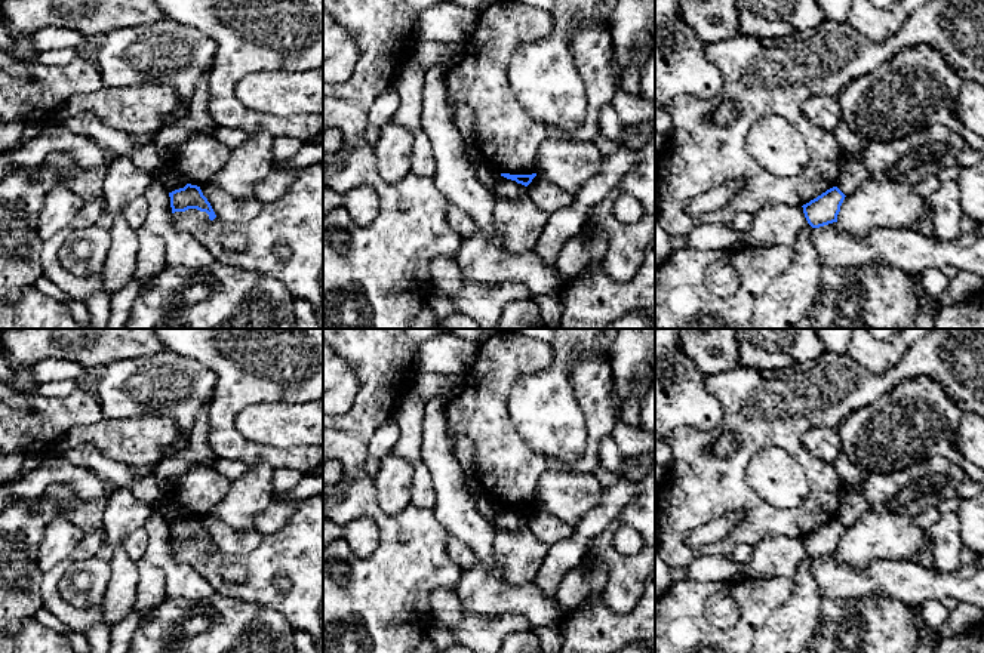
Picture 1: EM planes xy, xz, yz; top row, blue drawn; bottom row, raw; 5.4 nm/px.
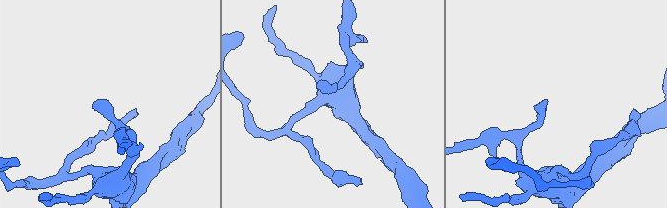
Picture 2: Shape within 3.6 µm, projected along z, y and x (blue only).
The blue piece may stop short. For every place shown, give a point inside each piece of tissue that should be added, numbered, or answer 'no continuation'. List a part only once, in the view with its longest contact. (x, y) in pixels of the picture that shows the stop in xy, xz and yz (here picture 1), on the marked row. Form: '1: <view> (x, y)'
no continuation

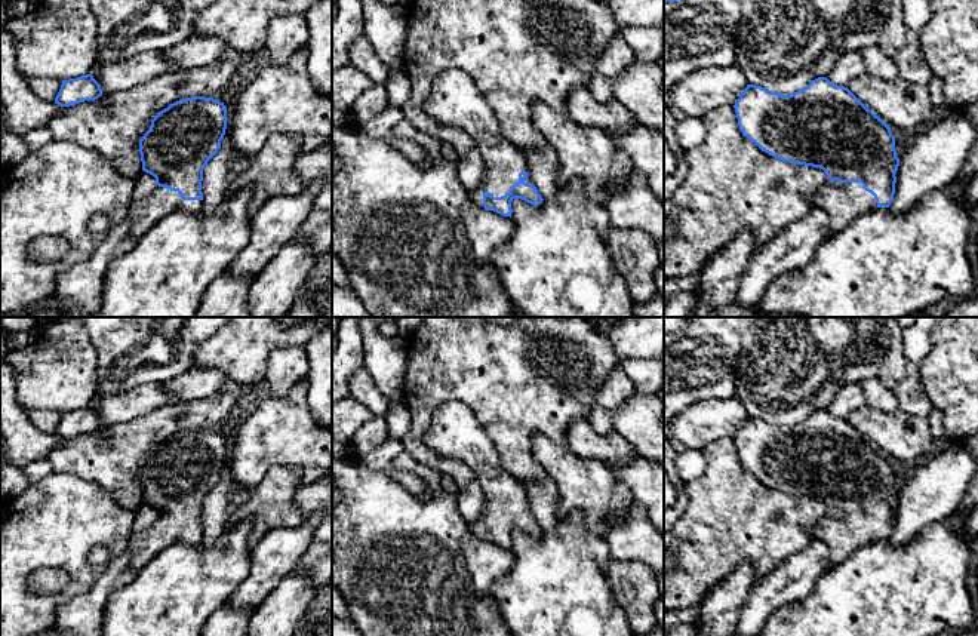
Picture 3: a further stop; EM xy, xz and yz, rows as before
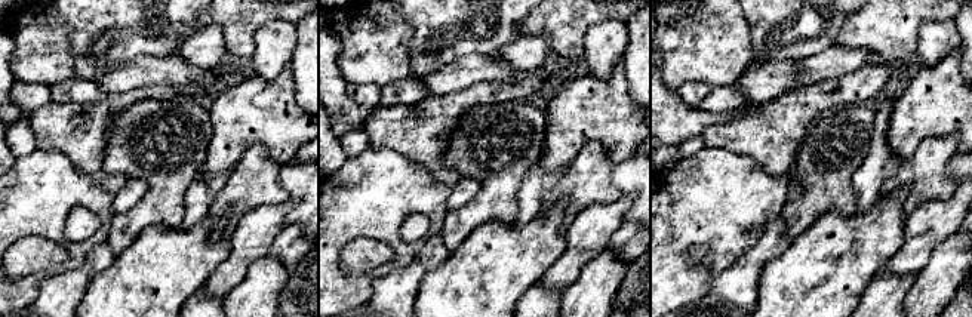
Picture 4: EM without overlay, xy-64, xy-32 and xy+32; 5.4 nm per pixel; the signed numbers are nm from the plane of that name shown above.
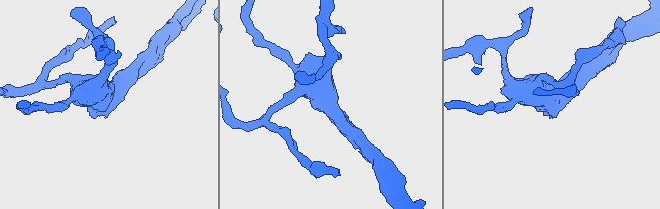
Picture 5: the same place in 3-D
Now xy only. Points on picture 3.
1: xy (144, 214)

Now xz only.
1: xz (454, 101)

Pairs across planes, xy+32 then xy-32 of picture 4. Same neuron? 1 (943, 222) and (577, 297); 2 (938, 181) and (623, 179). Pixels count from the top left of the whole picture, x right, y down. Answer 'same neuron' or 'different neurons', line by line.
1: different neurons
2: different neurons

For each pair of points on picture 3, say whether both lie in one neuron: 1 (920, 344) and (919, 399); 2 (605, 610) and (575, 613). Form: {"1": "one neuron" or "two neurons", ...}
{"1": "one neuron", "2": "one neuron"}

